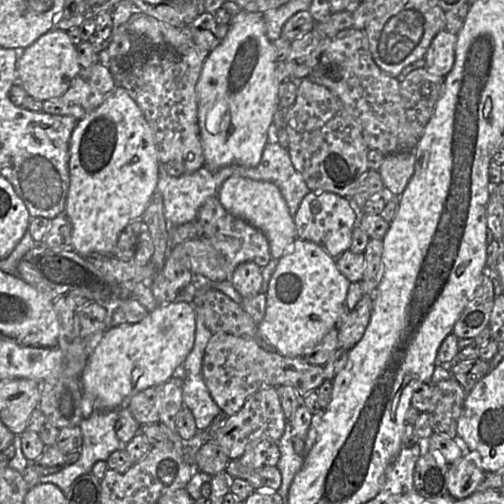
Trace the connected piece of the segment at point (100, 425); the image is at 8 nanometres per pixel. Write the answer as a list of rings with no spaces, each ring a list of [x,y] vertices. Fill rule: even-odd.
[[[120,408],[93,411],[90,417],[83,418],[79,424],[83,439],[79,459],[57,473],[40,476],[38,482],[56,485],[67,499],[67,493],[77,478],[91,473],[97,461],[106,461],[114,451],[125,449],[127,443],[117,438],[114,429],[119,411]]]

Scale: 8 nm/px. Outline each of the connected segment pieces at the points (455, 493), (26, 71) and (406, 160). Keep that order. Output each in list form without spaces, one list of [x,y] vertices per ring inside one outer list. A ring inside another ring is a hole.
[[[470,451],[449,465],[447,493],[454,499],[465,499],[478,489],[485,476],[479,452]]]
[[[54,27],[20,52],[17,62],[17,83],[29,96],[44,102],[63,95],[80,69],[76,47],[68,33]]]
[[[403,151],[385,155],[379,169],[385,189],[401,195],[415,171],[416,157],[413,151]]]

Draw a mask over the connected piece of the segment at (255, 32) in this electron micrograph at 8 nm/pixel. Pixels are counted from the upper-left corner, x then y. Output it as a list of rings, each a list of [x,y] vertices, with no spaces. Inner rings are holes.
[[[242,9],[232,16],[226,37],[209,52],[196,84],[204,166],[211,171],[234,164],[246,167],[259,165],[268,143],[268,129],[278,108],[276,65],[276,50],[273,42],[267,37],[262,13]]]

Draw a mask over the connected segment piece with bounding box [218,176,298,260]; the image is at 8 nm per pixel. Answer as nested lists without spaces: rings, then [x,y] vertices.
[[[230,176],[220,187],[218,199],[232,215],[259,229],[268,239],[272,258],[279,260],[298,237],[294,218],[279,188],[269,181],[257,181],[242,176]]]

